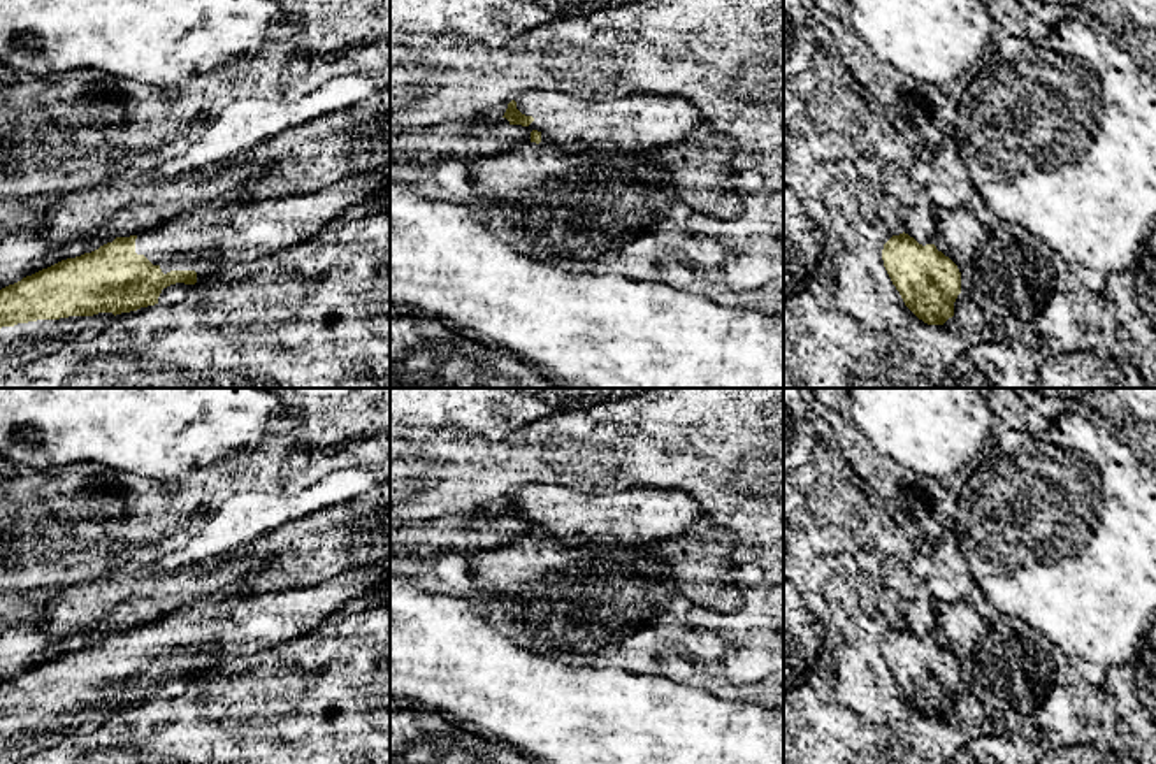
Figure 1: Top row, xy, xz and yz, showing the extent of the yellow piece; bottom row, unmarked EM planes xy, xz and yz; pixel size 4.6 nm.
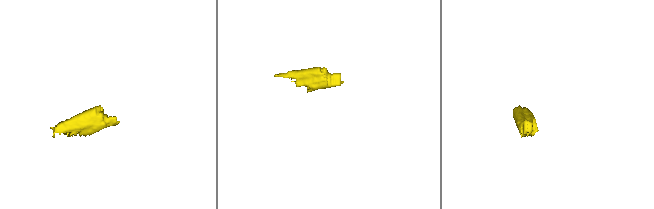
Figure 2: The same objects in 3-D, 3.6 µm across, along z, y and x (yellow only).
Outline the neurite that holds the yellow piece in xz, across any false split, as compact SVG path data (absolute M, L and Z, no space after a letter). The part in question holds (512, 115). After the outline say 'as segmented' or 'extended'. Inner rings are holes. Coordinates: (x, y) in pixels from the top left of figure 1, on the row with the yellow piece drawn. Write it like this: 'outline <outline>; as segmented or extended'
outline M532 90L508 104L509 125L529 126L531 142L548 142L559 151L587 149L648 151L689 139L703 130L704 116L683 95L632 93L608 100L585 100L562 91Z; extended

